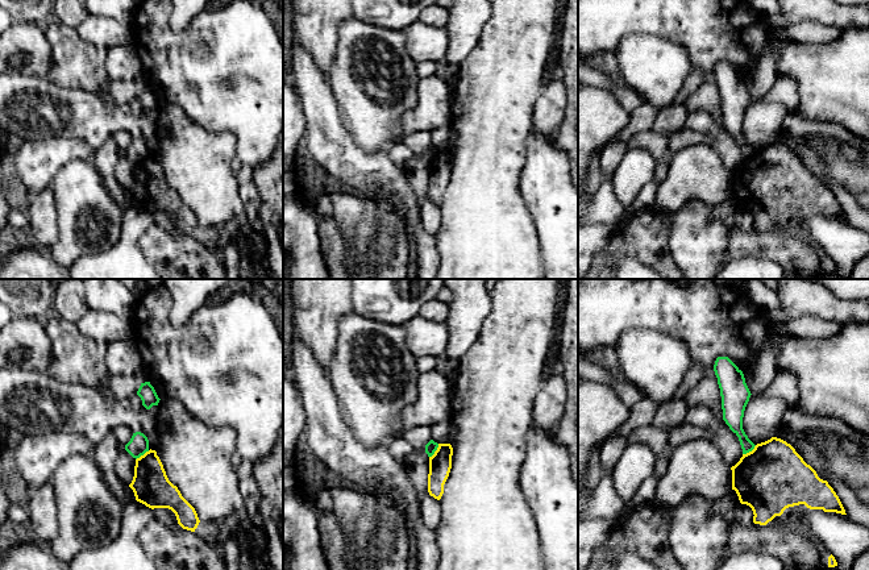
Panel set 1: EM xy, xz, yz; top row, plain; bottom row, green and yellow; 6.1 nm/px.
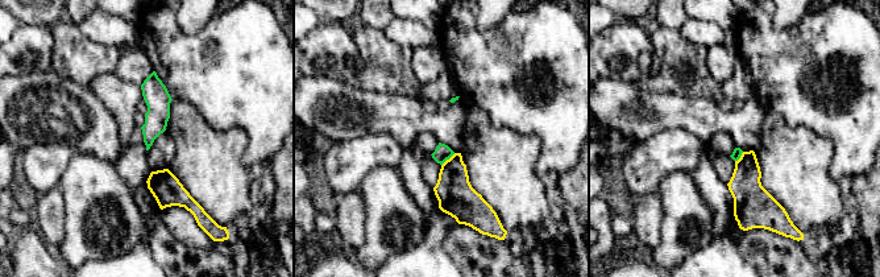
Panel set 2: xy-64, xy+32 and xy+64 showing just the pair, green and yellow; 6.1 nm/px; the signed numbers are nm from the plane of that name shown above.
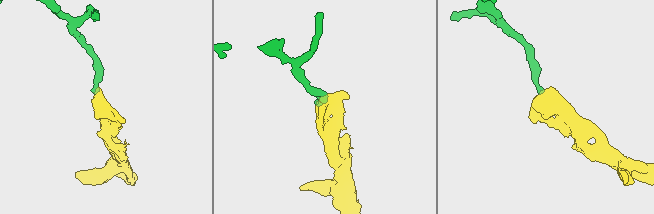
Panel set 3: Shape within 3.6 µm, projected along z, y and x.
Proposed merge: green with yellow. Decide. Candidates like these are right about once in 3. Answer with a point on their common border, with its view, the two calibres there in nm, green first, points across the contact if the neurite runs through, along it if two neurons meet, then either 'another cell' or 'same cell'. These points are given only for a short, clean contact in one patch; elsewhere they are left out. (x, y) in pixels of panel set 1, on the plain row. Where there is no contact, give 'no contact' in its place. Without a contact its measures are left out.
xz (436, 154) | 70/140 nm | along xz (439, 149), (429, 162) | another cell

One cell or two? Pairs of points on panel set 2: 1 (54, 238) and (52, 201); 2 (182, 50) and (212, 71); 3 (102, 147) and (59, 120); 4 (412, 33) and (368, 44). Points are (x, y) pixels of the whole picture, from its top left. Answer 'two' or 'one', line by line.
1: one
2: one
3: one
4: two

